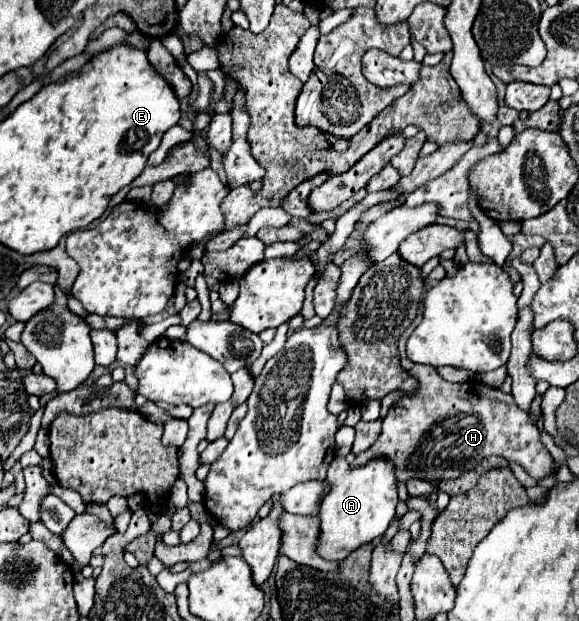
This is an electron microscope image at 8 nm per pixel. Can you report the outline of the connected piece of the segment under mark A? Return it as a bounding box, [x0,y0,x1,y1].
[316,457,398,561]

